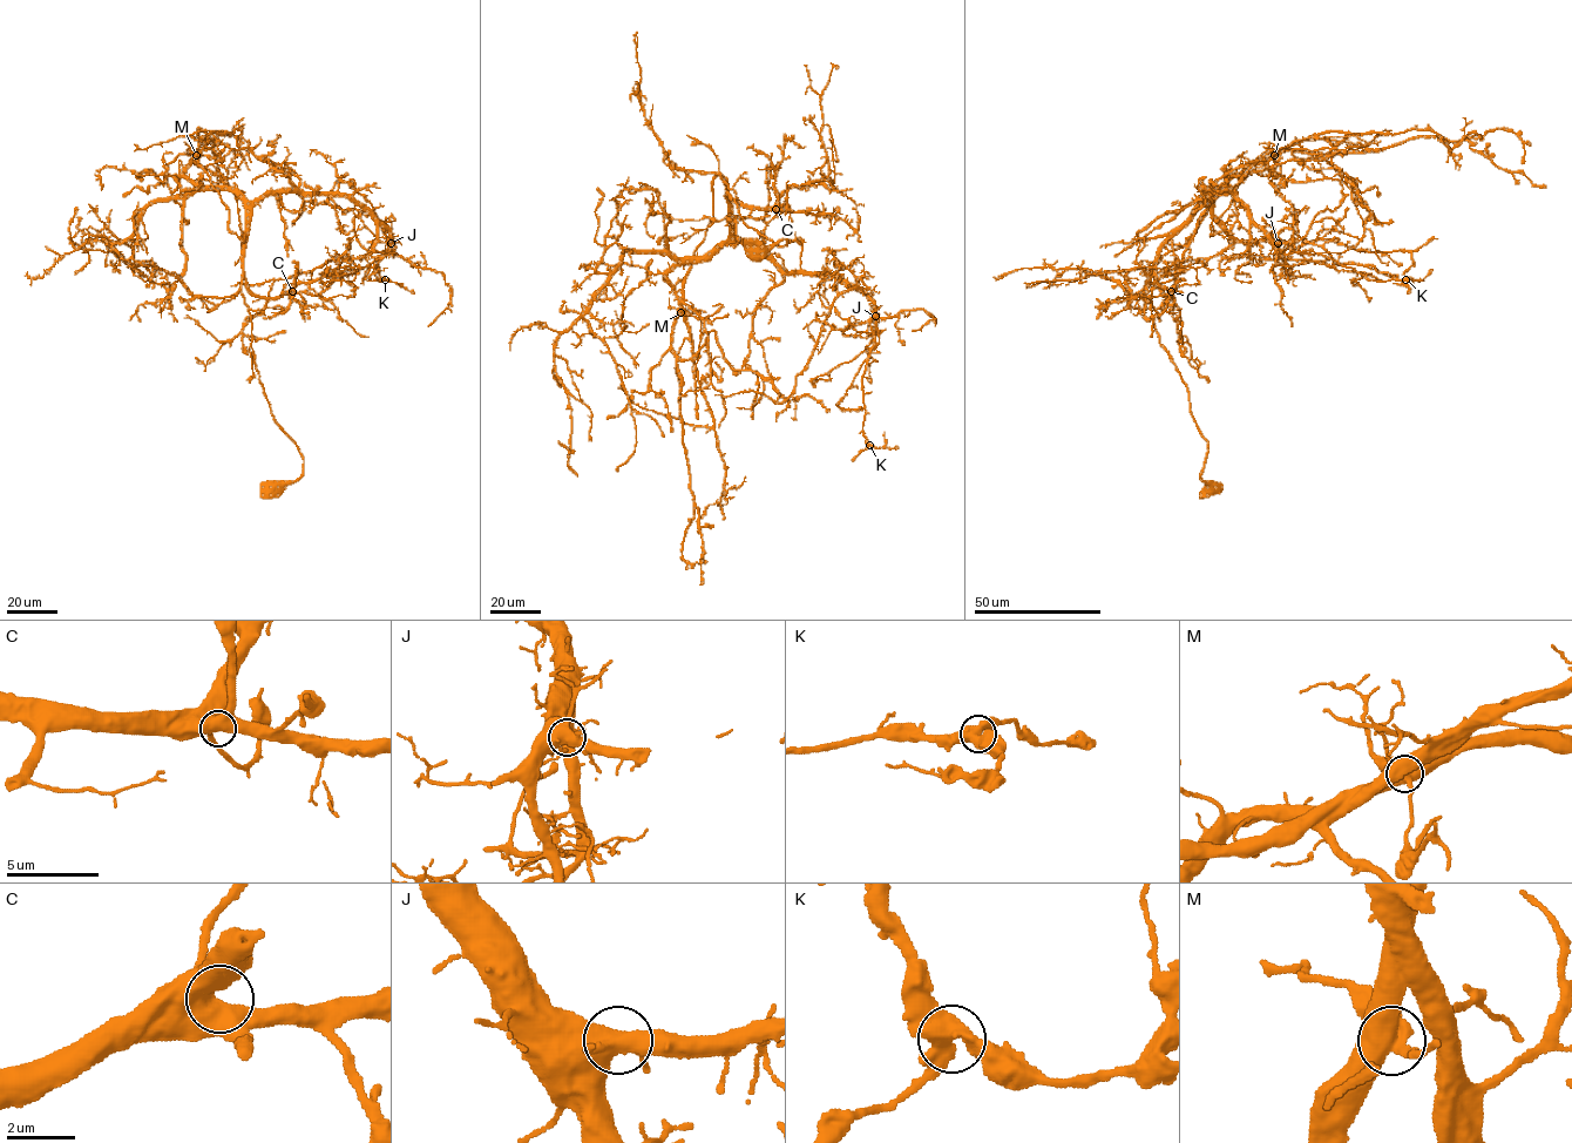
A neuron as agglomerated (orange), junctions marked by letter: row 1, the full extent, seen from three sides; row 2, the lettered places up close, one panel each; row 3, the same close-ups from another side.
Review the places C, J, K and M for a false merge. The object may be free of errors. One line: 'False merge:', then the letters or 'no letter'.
False merge: M

